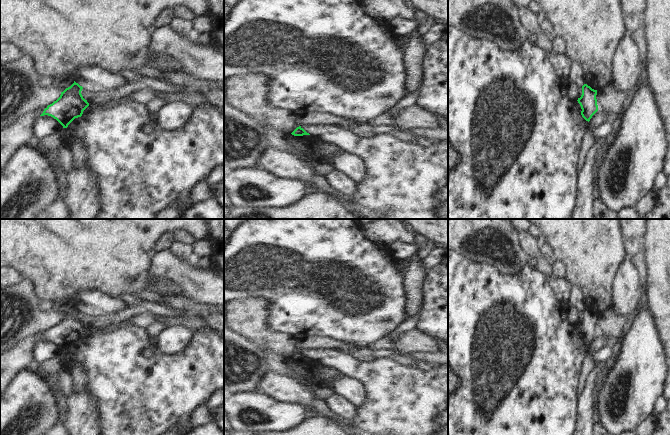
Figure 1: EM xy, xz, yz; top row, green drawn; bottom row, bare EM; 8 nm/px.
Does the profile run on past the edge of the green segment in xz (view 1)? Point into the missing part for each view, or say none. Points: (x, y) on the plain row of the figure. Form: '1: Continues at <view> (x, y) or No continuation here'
1: No continuation here.

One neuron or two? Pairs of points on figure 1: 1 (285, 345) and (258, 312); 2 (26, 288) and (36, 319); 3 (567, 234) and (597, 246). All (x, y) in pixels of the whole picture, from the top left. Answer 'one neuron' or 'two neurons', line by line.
1: one neuron
2: one neuron
3: one neuron

